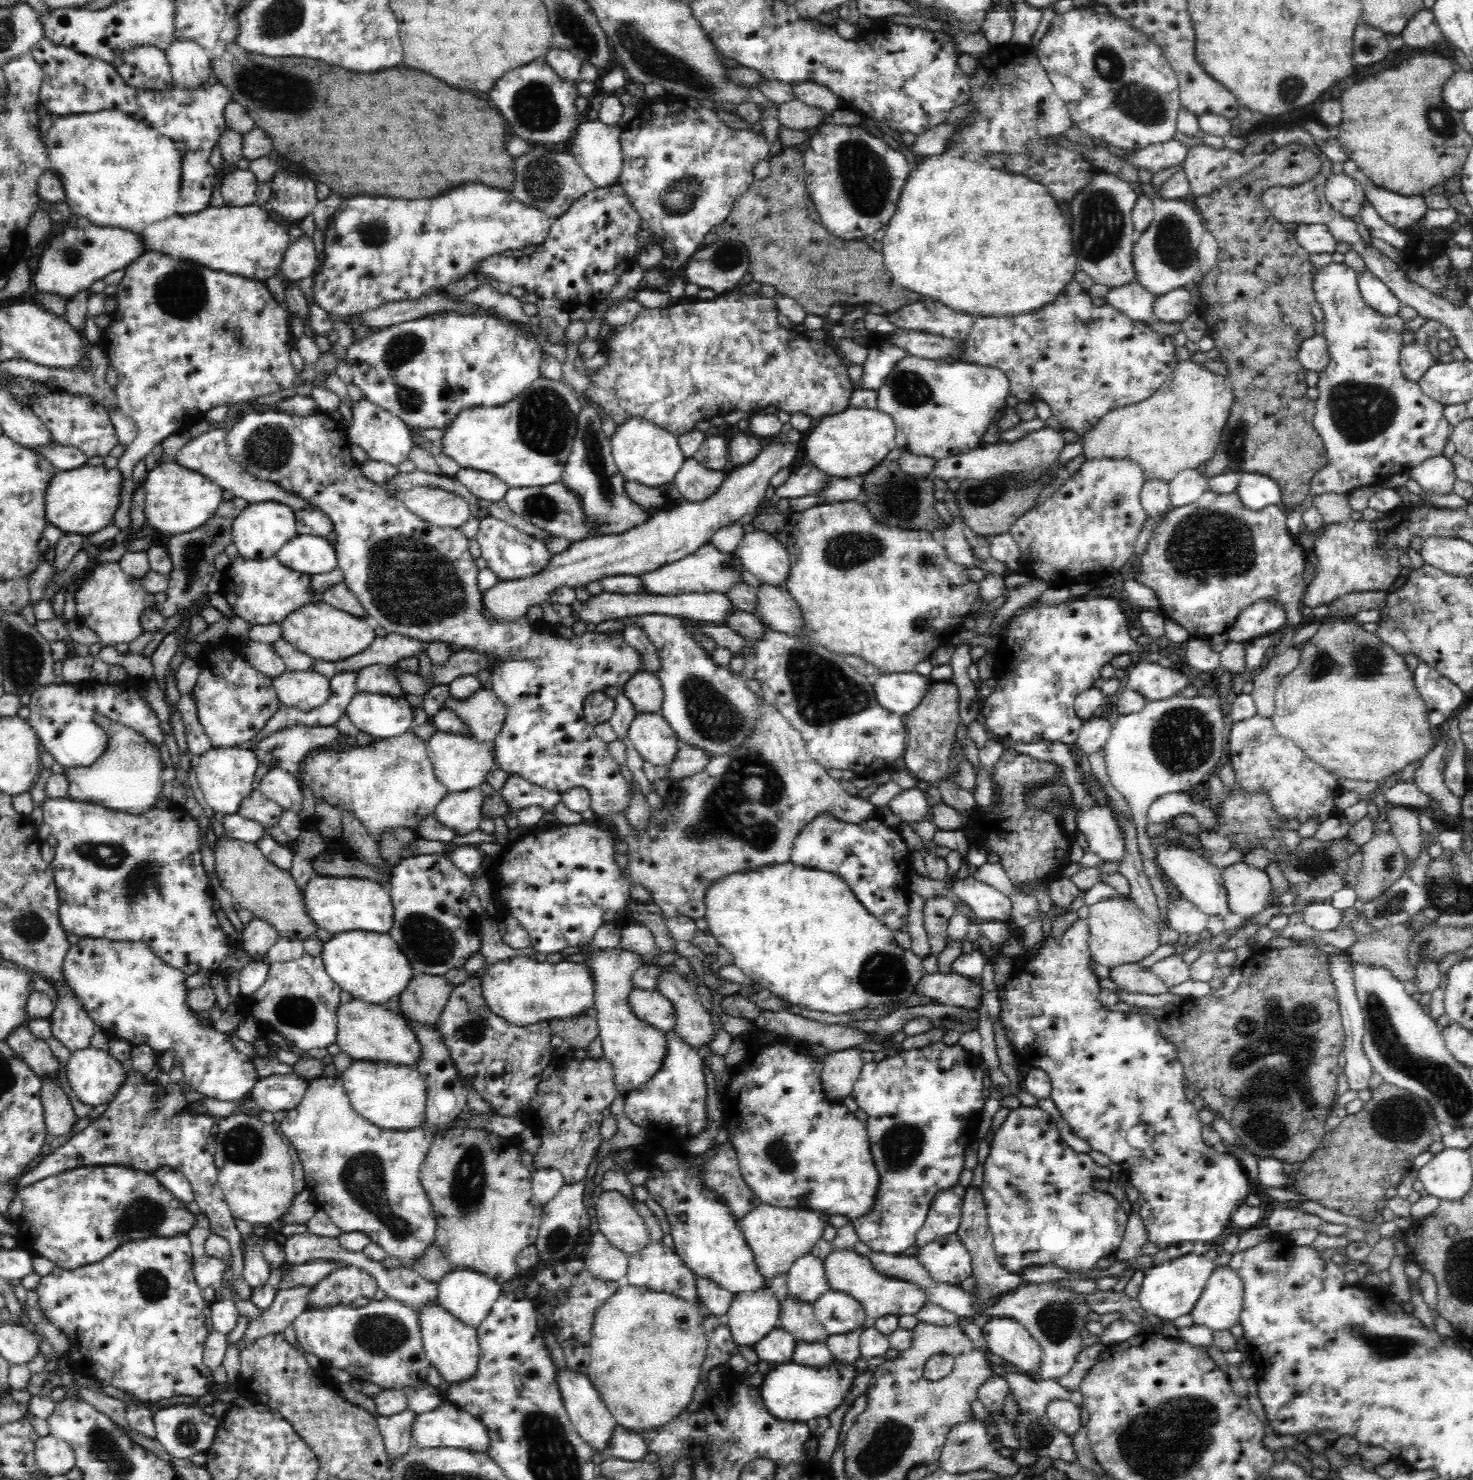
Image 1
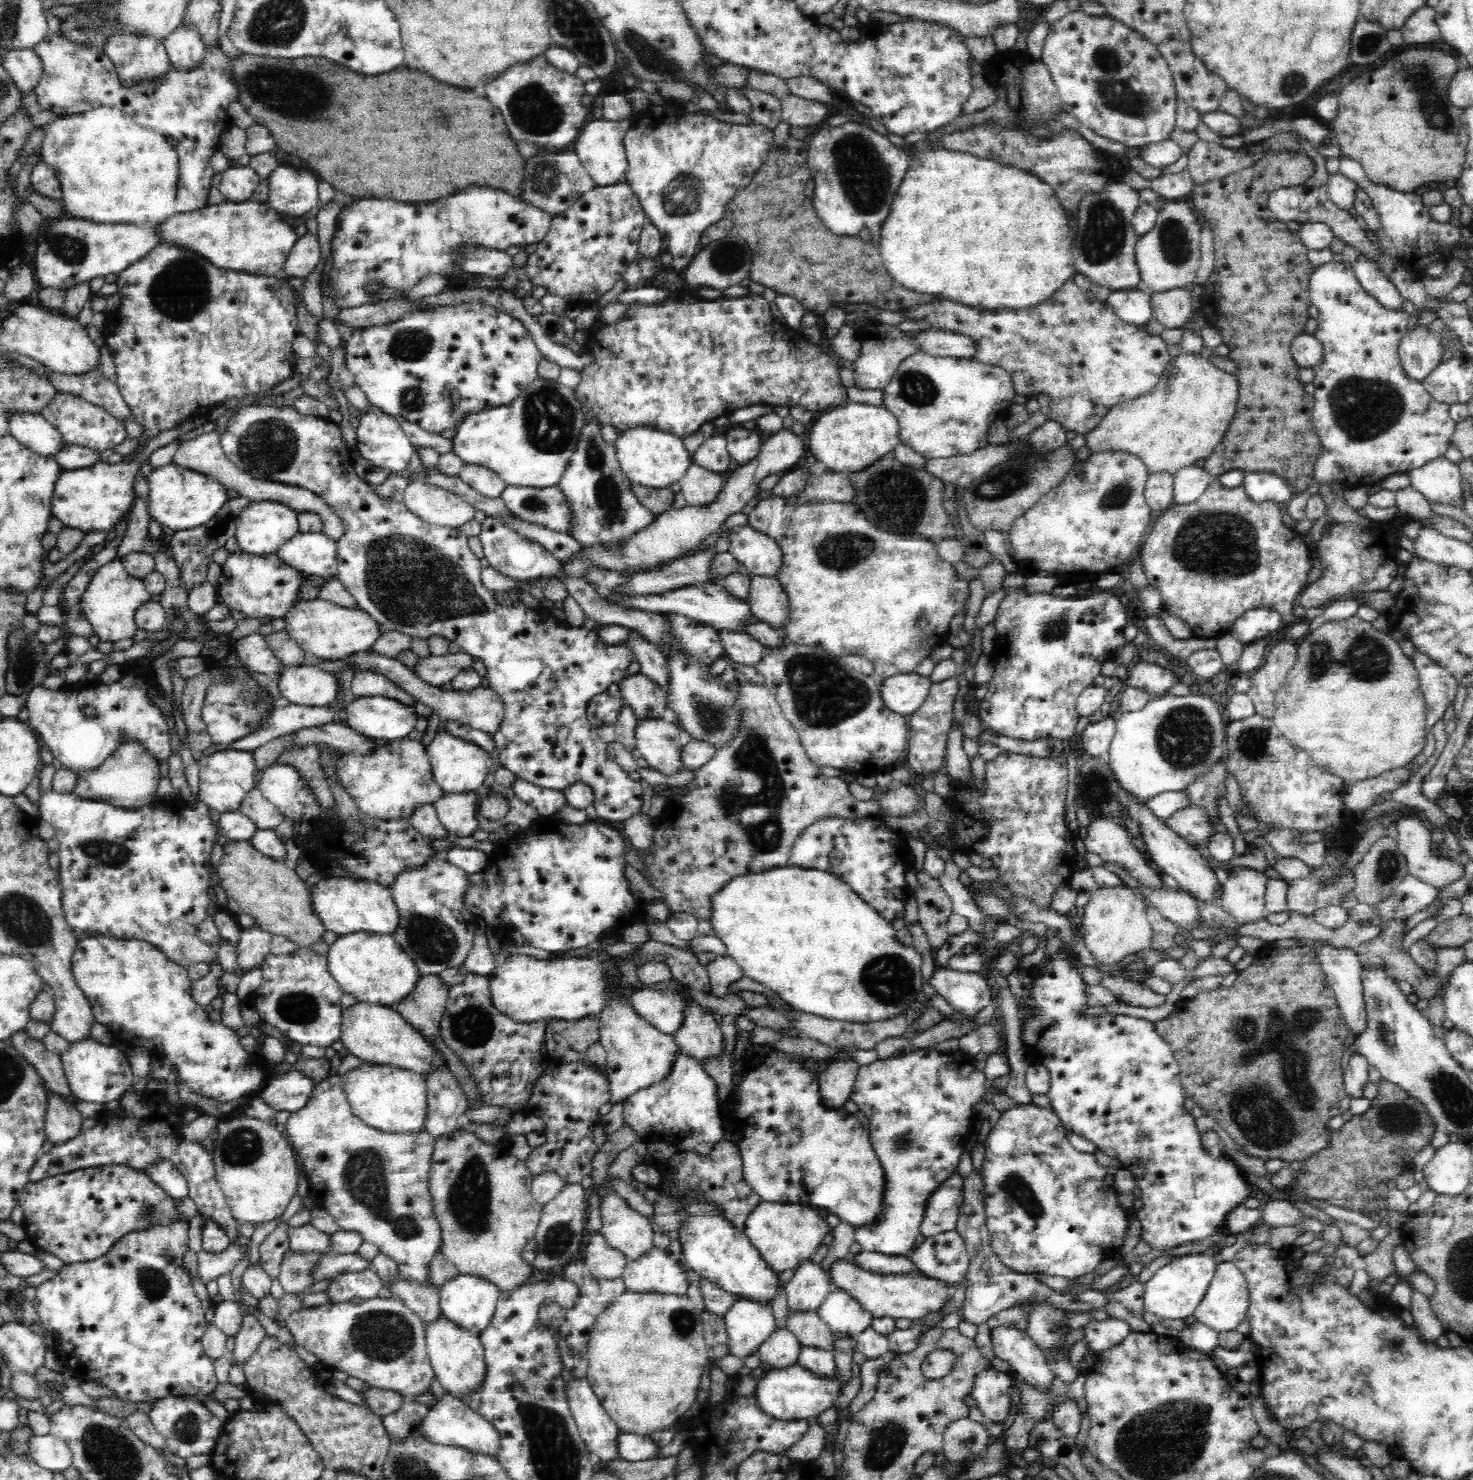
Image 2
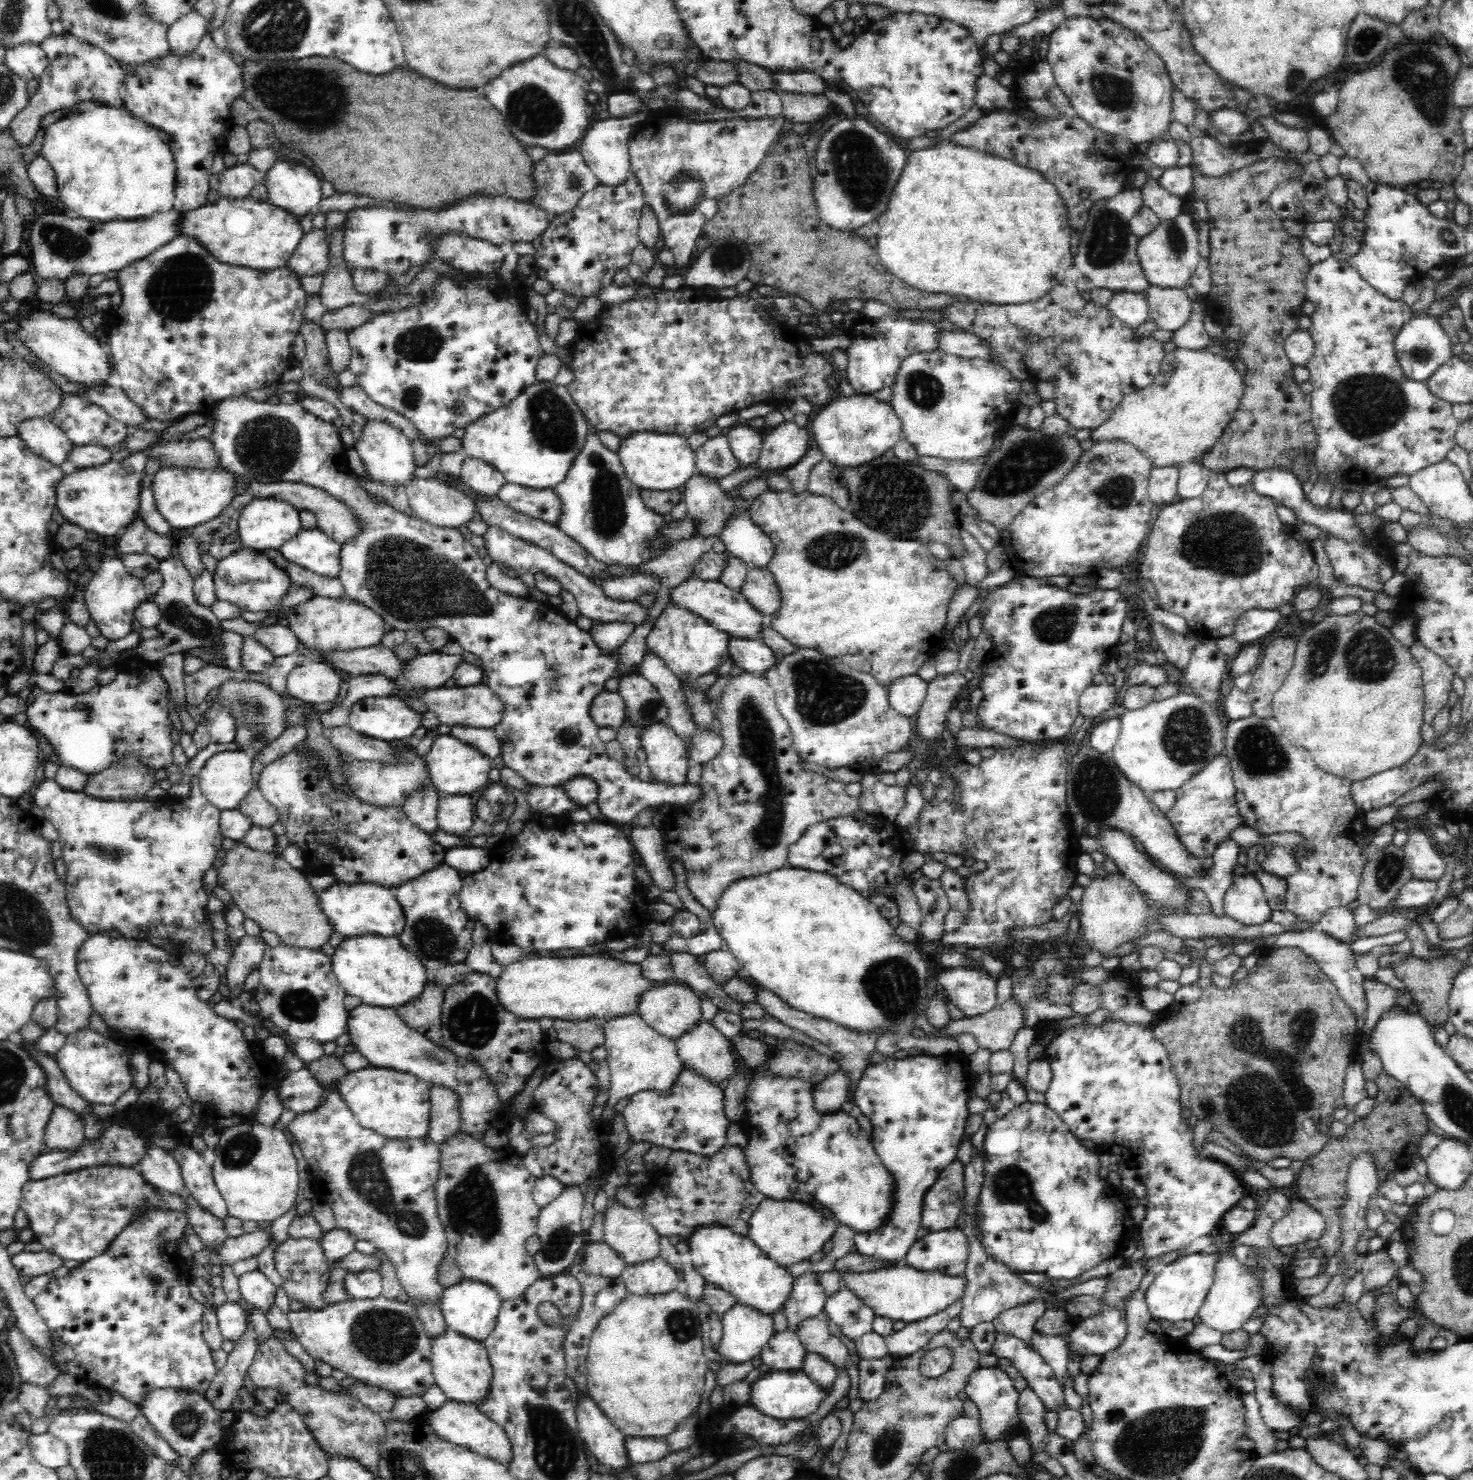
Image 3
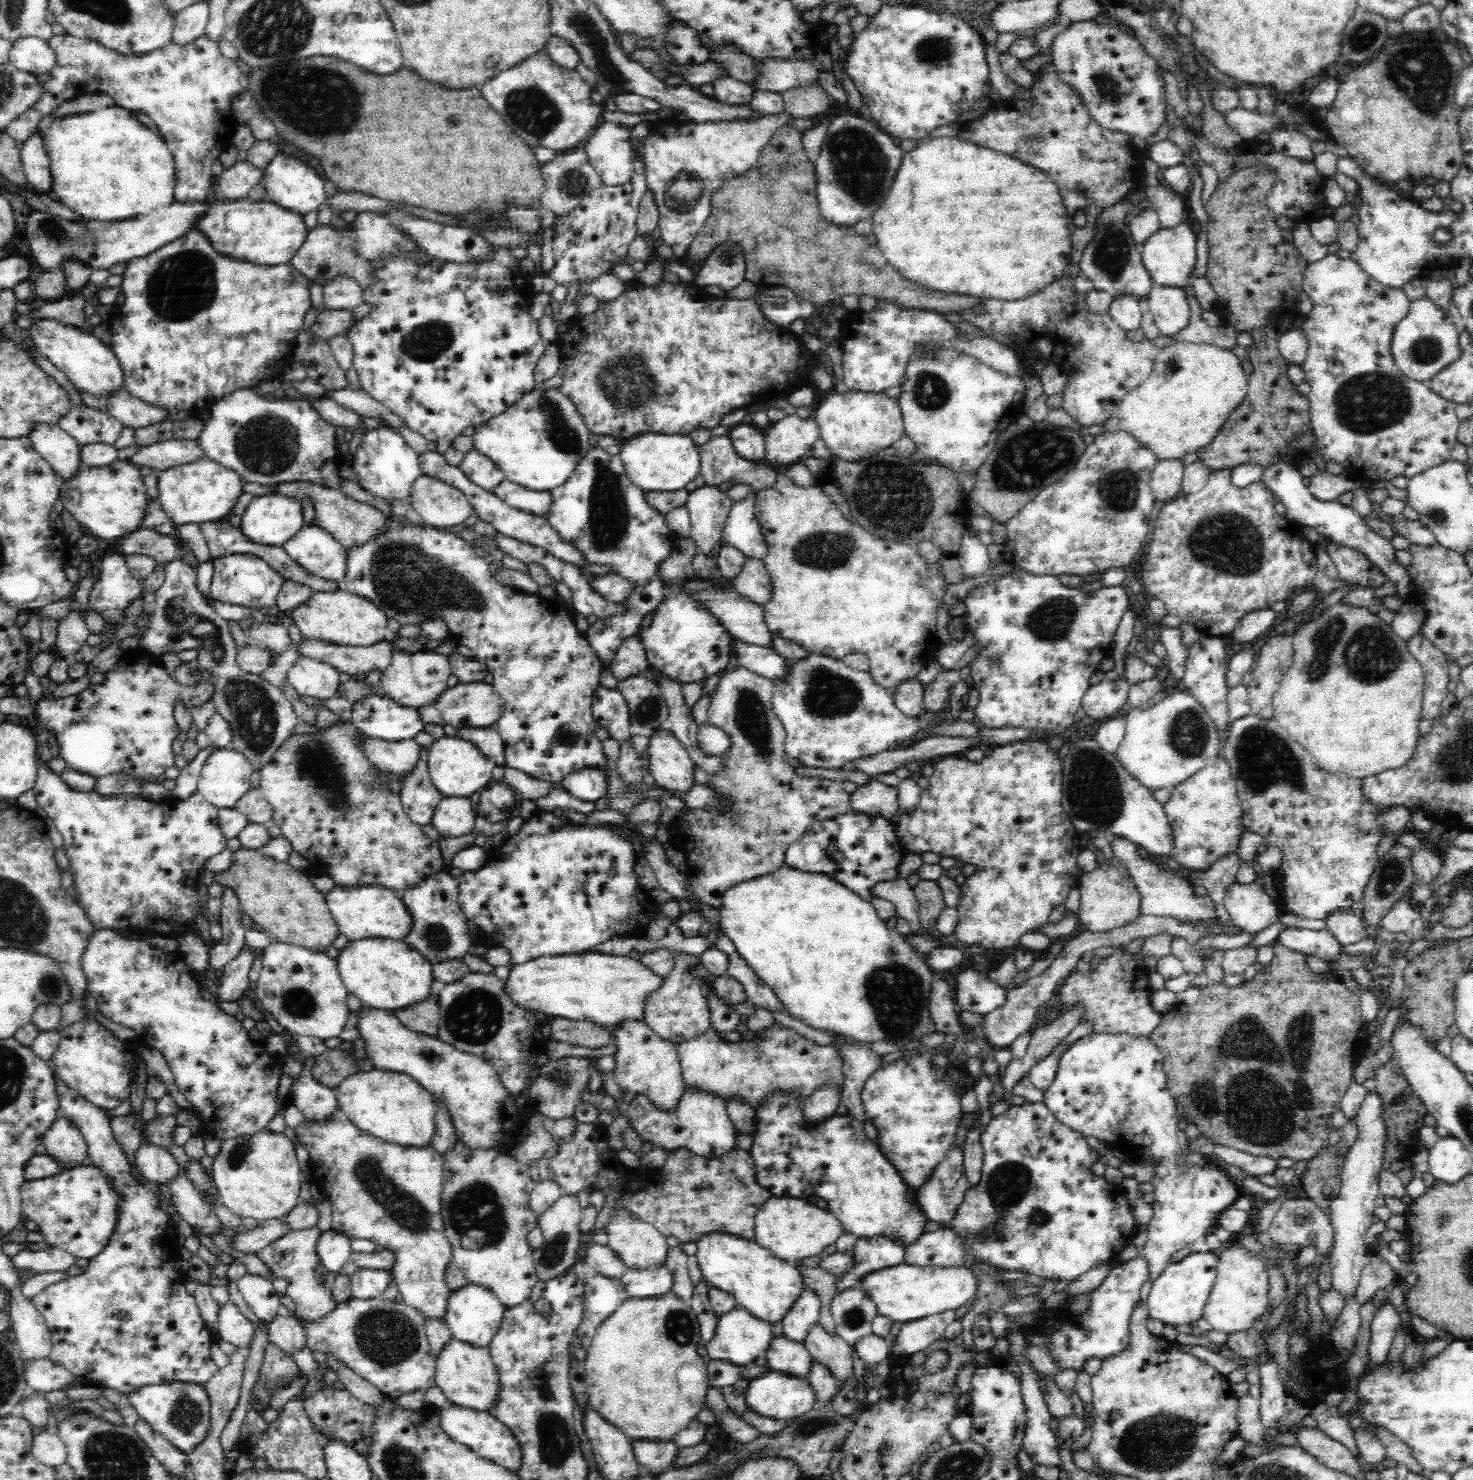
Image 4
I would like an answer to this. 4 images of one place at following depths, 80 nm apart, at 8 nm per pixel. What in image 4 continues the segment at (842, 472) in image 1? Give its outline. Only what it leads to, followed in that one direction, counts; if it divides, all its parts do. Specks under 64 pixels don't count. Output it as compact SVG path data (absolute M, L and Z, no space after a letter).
M846 391L828 396L813 413L822 439L831 455L845 461L861 461L893 446L904 435L903 416L896 398L884 393Z

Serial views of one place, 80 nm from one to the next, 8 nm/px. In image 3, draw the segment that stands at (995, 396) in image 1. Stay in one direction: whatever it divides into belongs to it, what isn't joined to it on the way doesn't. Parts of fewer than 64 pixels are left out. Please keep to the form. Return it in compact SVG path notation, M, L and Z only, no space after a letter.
M918 352L907 356L896 374L895 384L890 386L890 404L899 417L901 434L920 457L937 459L978 459L985 456L997 442L998 430L1011 425L1014 409L1020 399L1020 381L996 362L981 358L967 359L950 353Z

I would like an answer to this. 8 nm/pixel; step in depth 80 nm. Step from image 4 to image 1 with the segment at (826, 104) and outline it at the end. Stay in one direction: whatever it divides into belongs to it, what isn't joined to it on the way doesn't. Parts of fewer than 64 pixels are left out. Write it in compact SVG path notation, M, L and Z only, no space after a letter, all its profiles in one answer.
M794 99L777 105L778 122L786 128L807 132L818 124L826 121L826 114L819 108L804 104L804 101Z

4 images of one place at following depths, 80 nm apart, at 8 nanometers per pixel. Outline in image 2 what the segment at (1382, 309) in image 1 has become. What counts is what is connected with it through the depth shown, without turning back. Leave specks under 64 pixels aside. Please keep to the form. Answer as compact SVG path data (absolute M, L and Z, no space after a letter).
M1359 255L1357 261L1351 265L1359 284L1363 286L1369 296L1375 298L1383 308L1388 310L1401 309L1404 301L1398 290L1389 282L1387 276L1379 270L1374 261Z

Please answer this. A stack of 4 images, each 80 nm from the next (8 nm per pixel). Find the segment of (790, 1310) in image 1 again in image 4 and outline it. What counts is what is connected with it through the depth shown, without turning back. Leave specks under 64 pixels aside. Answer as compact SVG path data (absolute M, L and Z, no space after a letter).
M819 1321L808 1328L803 1343L813 1360L828 1366L836 1381L853 1376L852 1352L855 1350L836 1333L826 1332Z

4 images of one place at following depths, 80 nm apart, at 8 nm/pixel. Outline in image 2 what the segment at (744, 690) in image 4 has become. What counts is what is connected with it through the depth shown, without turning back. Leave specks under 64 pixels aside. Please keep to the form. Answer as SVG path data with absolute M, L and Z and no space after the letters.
M740 684L736 703L743 711L735 736L694 773L691 782L677 788L679 794L668 801L664 814L654 819L655 834L650 848L637 849L647 872L644 877L652 888L664 895L656 902L665 904L670 915L686 912L697 919L709 919L712 896L716 896L734 876L786 866L796 839L818 820L836 817L859 821L864 817L881 816L881 808L876 801L857 800L850 793L848 783L840 777L832 780L824 776L821 768L813 765L801 746L797 730L788 722L768 687Z

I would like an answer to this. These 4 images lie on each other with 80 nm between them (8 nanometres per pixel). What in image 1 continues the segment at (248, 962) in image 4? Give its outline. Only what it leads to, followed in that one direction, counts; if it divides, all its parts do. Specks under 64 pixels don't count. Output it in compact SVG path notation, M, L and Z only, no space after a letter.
M257 916L248 921L244 927L242 949L248 956L262 956L267 950L278 942L279 932L266 920Z

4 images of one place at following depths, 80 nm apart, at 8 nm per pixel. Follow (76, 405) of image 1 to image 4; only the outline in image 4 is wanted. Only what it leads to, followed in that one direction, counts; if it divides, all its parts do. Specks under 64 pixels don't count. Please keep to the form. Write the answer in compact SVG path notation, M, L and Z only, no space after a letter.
M71 404L69 414L56 424L72 436L80 447L94 443L112 446L124 428L107 412L89 408L85 404Z

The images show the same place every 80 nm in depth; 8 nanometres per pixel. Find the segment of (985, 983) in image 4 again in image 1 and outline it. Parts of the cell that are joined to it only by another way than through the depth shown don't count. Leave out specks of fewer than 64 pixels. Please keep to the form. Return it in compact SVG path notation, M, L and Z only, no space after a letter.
M925 973L915 986L916 995L928 997L932 1003L974 1009L982 1000L982 989L972 978L952 973Z

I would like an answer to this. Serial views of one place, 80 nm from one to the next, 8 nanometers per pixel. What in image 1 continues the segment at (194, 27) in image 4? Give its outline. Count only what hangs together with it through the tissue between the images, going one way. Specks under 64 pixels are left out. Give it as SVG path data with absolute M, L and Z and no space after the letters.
M173 39L165 52L173 77L173 84L181 89L200 86L213 73L211 58L194 41Z

